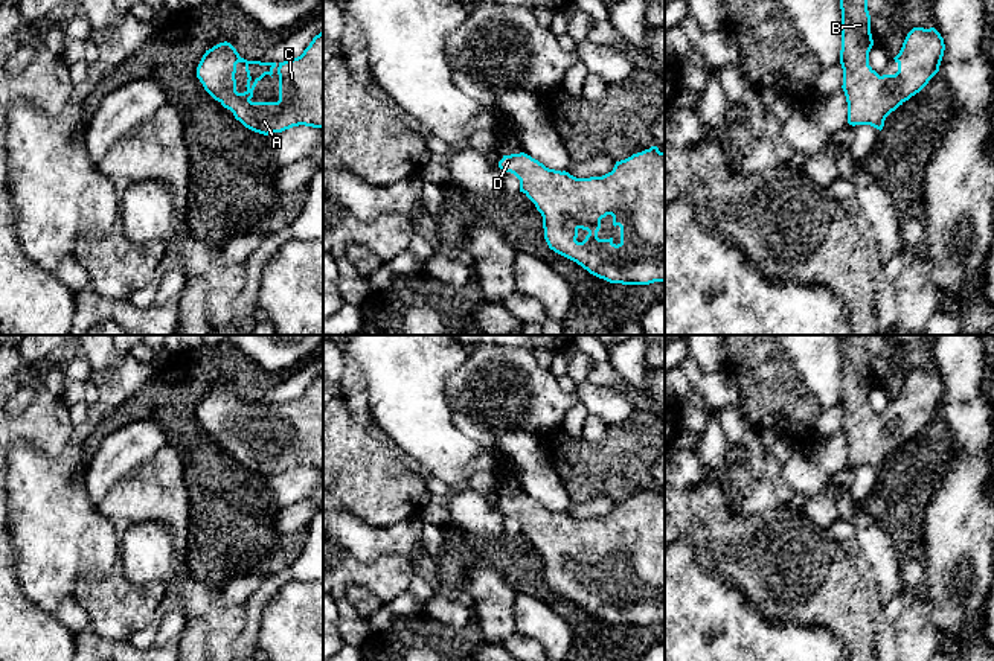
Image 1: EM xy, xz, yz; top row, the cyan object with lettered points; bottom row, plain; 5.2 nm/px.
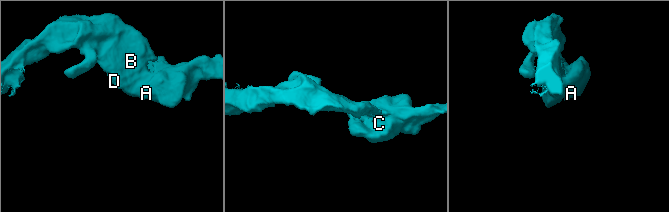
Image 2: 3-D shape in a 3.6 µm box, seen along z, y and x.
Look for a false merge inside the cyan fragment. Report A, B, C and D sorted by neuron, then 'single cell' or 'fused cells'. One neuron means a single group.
groups A B C D; single cell

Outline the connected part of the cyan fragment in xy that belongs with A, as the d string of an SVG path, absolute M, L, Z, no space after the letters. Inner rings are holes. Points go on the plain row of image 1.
M323 373L316 376L303 394L284 404L247 402L239 398L236 390L224 382L206 391L198 408L197 419L204 431L218 442L224 449L230 451L236 461L245 469L268 477L282 474L293 468L305 466L323 471ZM244 404L247 413L247 431L236 433L236 405ZM273 410L279 416L279 442L277 443L252 443L256 425L265 417L273 416Z

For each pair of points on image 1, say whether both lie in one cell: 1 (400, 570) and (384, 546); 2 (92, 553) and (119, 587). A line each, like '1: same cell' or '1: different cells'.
1: different cells
2: different cells

